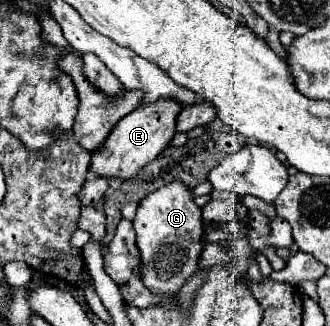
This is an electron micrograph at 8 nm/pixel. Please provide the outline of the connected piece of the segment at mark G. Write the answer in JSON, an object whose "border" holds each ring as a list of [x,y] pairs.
{"border":[[[169,182],[169,186],[149,194],[139,202],[133,226],[141,250],[141,280],[155,294],[175,296],[185,280],[199,270],[199,254],[203,250],[199,242],[203,234],[201,208],[193,202],[191,190],[181,182]]]}

